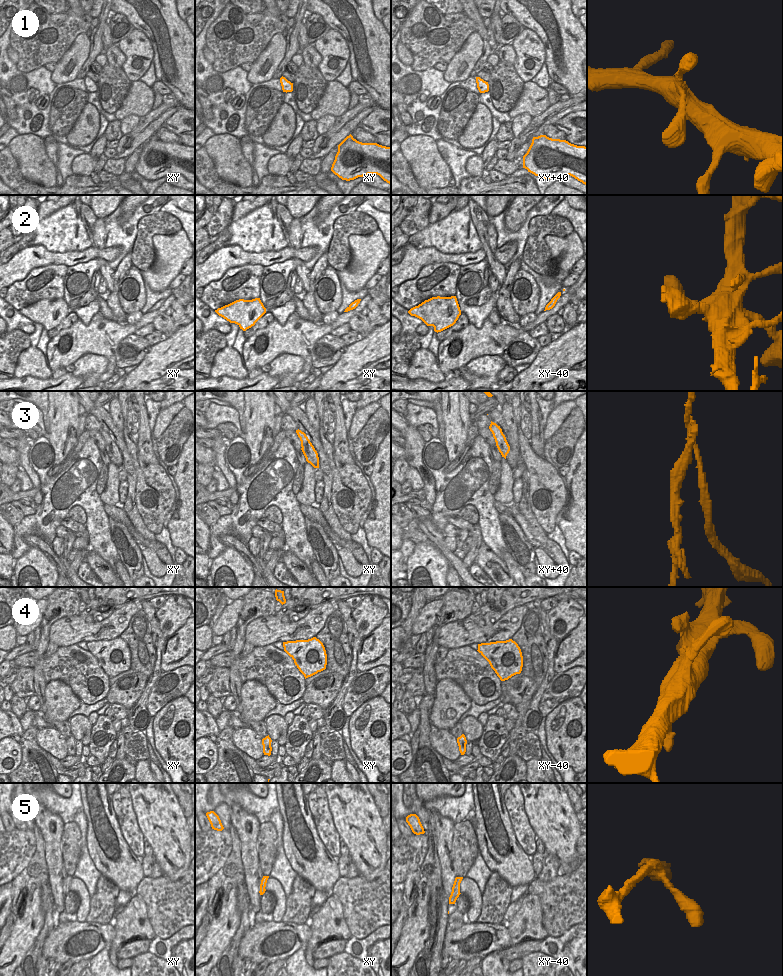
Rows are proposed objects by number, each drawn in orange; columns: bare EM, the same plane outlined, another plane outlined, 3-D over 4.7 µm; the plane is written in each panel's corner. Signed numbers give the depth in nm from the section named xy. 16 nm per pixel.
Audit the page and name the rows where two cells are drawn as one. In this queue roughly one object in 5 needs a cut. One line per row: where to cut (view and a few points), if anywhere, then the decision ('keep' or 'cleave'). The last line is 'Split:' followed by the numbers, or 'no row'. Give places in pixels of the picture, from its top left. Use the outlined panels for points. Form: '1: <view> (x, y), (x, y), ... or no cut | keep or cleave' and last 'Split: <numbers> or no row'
1: no cut | keep
2: no cut | keep
3: xy+40 (506, 440), (497, 447) | cleave
4: no cut | keep
5: no cut | keep
Split: 3

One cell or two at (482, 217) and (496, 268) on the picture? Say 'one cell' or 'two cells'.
one cell

